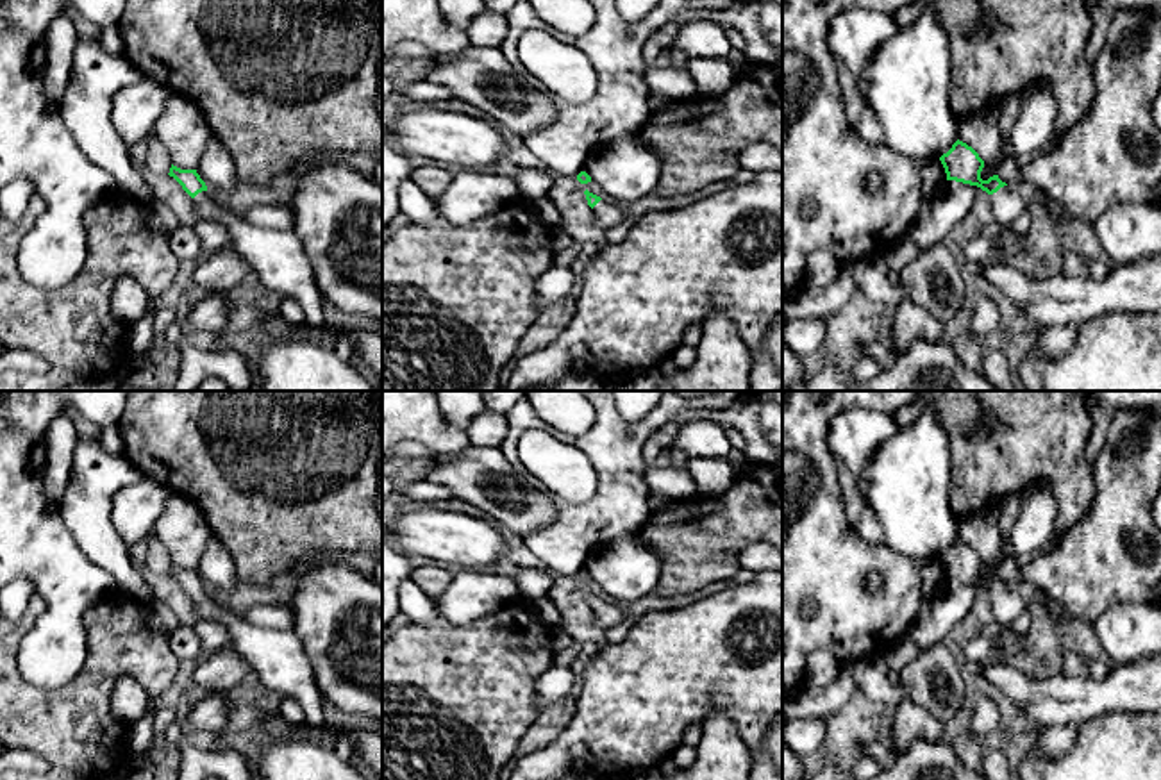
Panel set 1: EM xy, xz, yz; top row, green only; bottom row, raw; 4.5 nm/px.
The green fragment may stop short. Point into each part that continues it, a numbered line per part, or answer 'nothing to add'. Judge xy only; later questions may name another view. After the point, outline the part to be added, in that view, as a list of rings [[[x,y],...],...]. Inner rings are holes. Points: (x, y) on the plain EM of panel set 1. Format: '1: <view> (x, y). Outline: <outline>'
1: xy (277, 657). Outline: [[[209,589],[198,593],[195,609],[202,619],[223,625],[234,648],[270,691],[295,698],[313,732],[323,735],[322,693],[316,687],[309,657],[293,630],[259,628],[232,614]]]

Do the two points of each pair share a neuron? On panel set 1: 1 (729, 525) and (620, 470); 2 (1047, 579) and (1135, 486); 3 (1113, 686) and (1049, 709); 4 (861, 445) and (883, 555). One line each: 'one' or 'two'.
1: two
2: one
3: one
4: two

